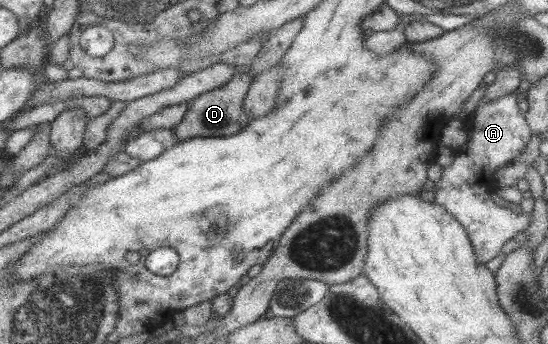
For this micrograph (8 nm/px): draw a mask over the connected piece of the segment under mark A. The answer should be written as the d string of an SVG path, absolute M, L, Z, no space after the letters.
M511 93L491 102L480 100L475 111L465 121L467 141L457 148L457 152L465 153L454 156L452 163L444 166L439 179L434 181L435 196L432 203L444 208L463 226L477 262L480 263L499 256L505 242L514 234L522 232L529 222L529 215L505 210L493 202L490 196L497 187L494 182L495 171L514 163L532 137L517 102L517 96Z

